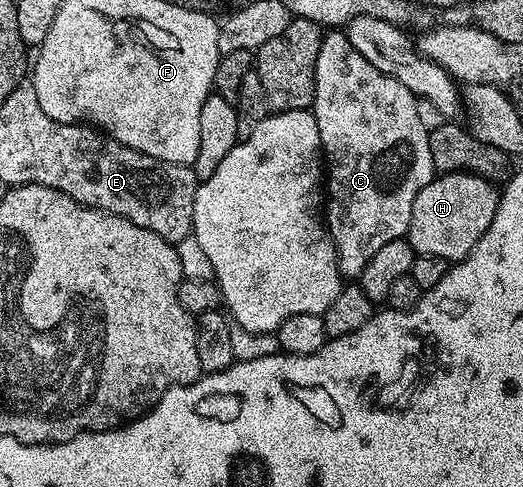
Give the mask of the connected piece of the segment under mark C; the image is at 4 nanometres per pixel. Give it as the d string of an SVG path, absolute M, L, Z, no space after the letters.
M329 30L322 35L319 58L315 62L315 98L311 111L319 126L321 150L324 153L323 160L327 165L327 199L323 204L323 219L329 229L329 237L335 242L337 265L346 281L356 281L363 274L363 266L367 266L367 262L371 262L373 255L382 246L387 246L387 242L402 239L408 233L411 222L411 206L415 206L415 198L419 198L419 190L423 190L423 186L431 183L435 175L431 146L429 145L430 129L425 128L419 118L417 101L418 97L414 96L411 90L407 90L407 86L403 86L403 82L395 82L395 78L375 70L375 66L371 66L371 62L367 62L367 58L363 58L363 54L359 54L359 50L355 50L355 46L351 46L344 31Z

